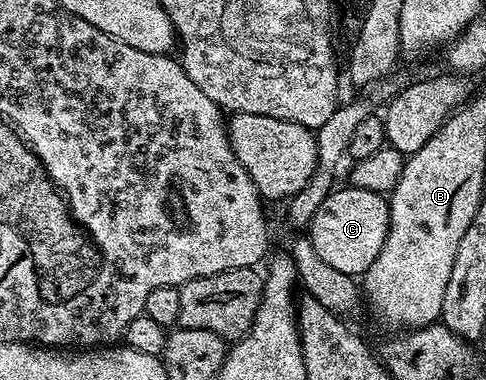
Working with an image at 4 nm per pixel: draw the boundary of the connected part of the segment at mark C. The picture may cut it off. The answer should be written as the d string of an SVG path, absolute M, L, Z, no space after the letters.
M344 185L326 195L309 226L309 238L313 249L325 261L341 273L362 277L385 244L390 227L390 205L380 192Z

